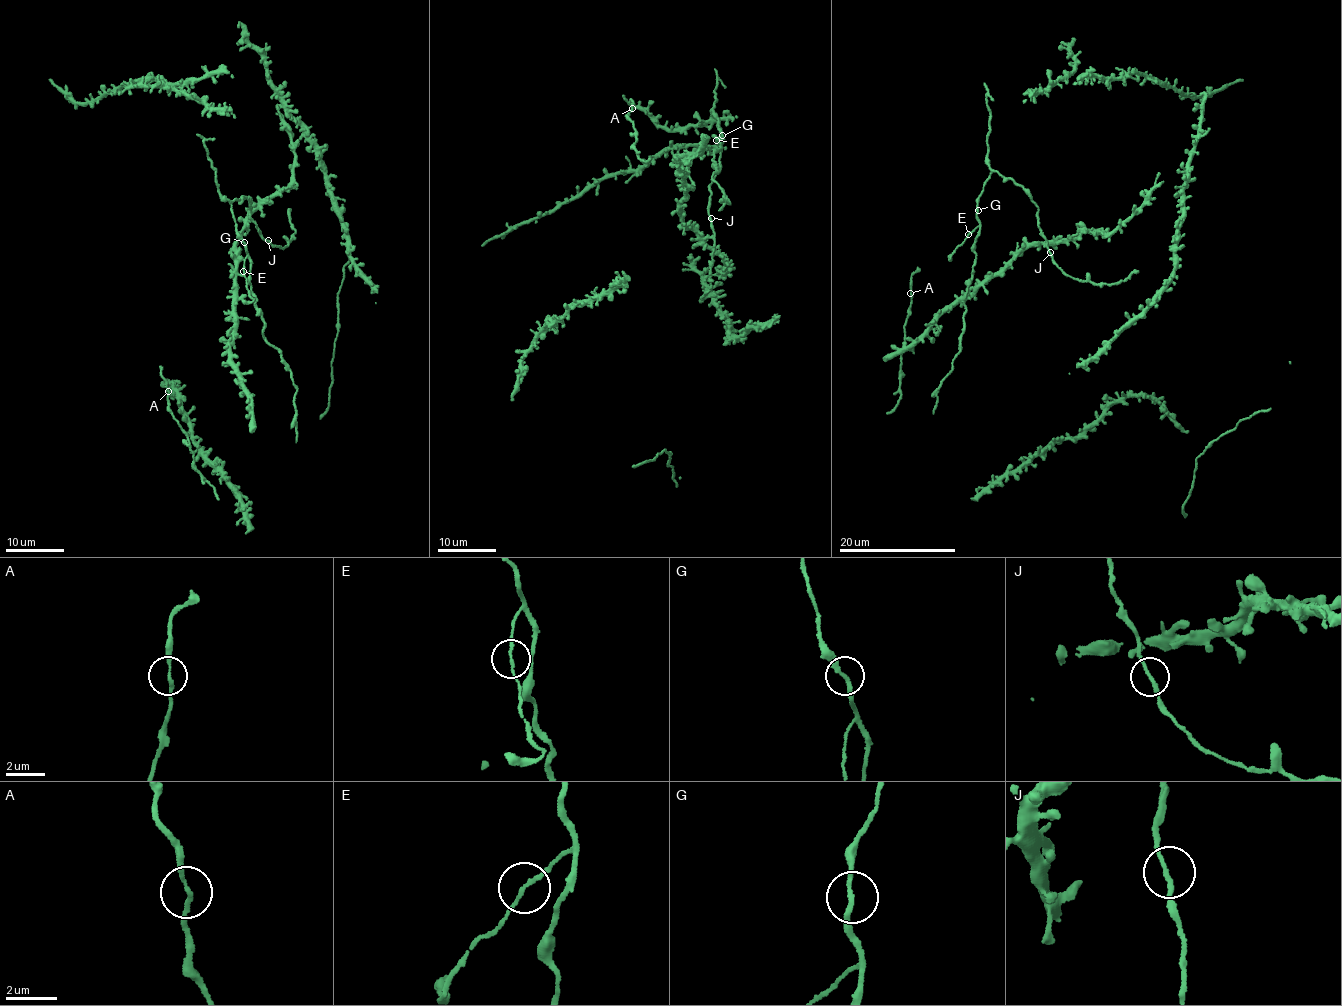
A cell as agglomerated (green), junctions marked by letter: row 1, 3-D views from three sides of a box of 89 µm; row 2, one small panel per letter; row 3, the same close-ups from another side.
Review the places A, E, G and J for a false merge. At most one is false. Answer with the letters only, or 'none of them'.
none of them

